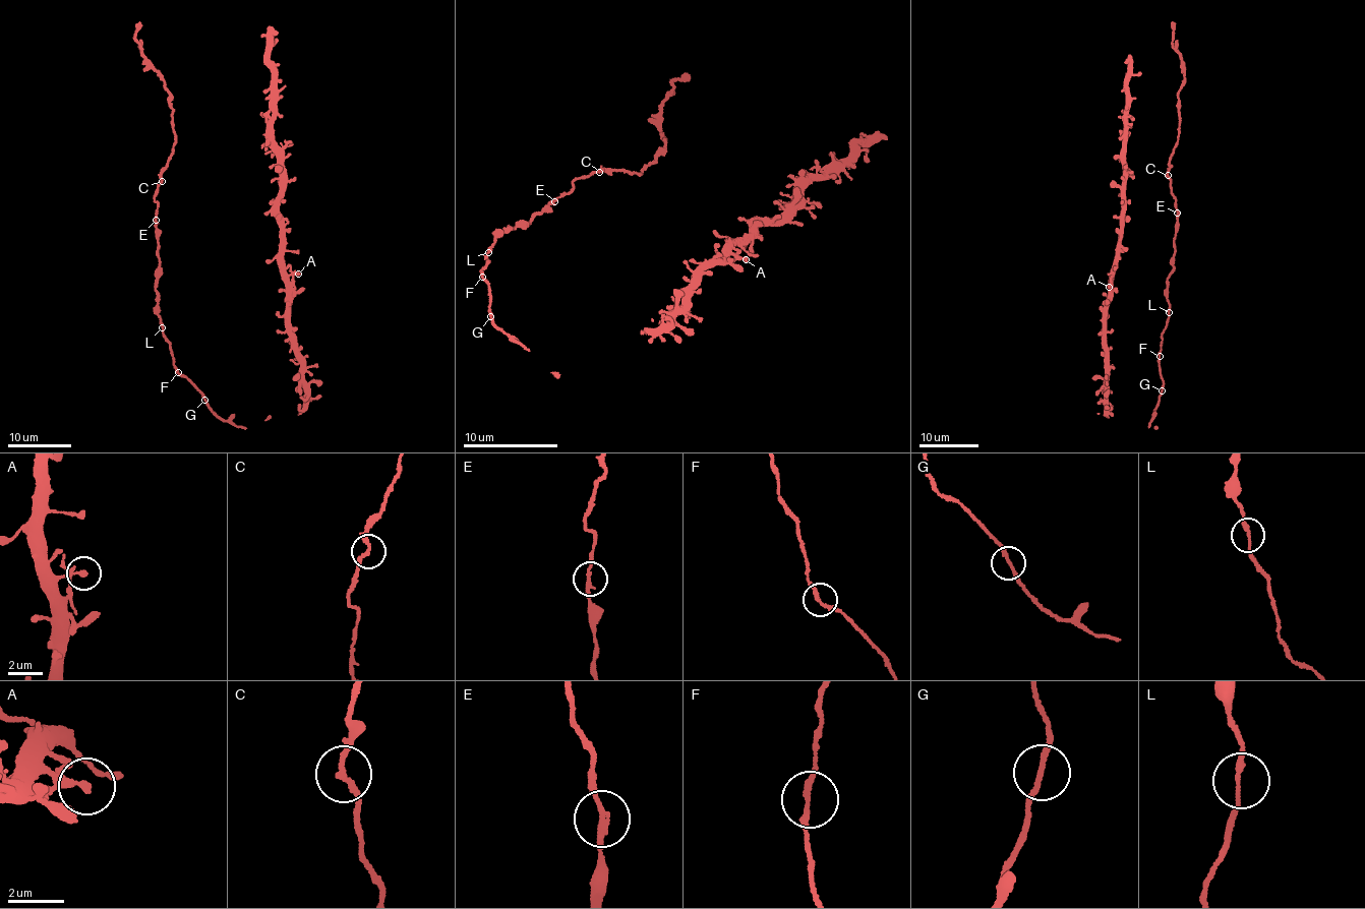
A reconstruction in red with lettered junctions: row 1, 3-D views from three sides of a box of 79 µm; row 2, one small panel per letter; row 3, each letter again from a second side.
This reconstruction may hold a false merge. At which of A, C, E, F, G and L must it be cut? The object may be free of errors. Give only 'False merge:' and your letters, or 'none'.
False merge: none

